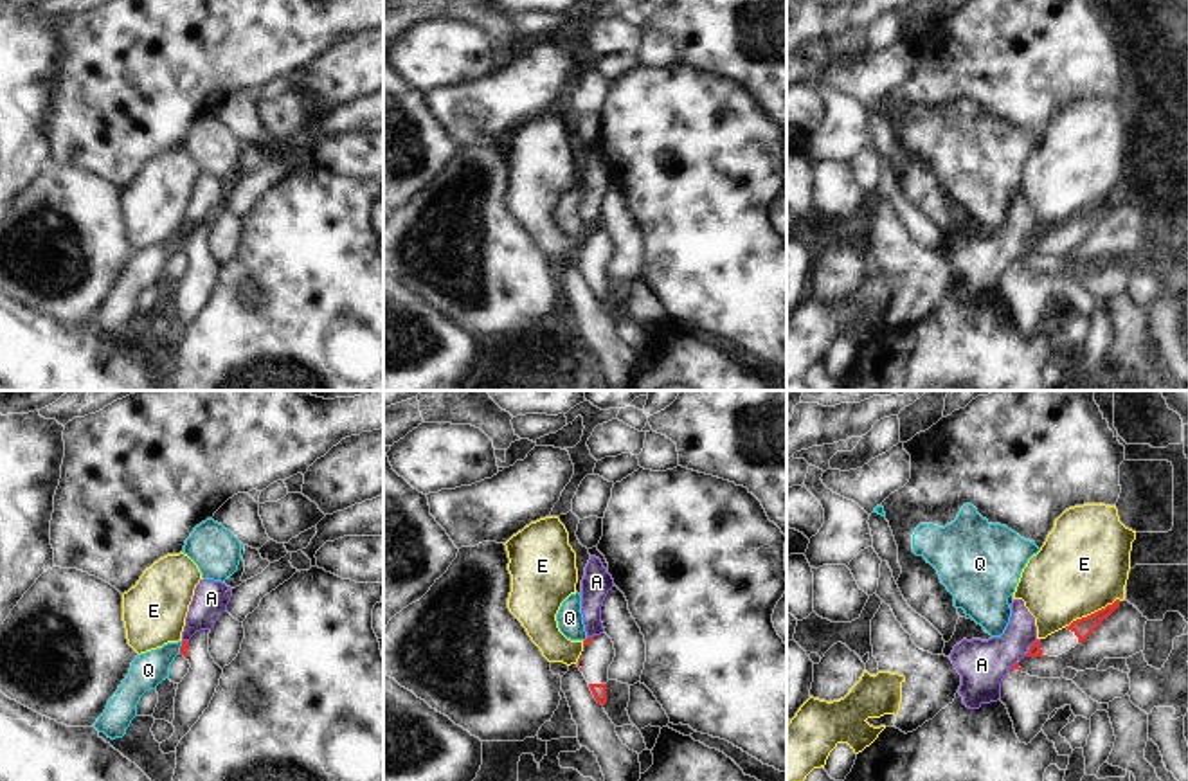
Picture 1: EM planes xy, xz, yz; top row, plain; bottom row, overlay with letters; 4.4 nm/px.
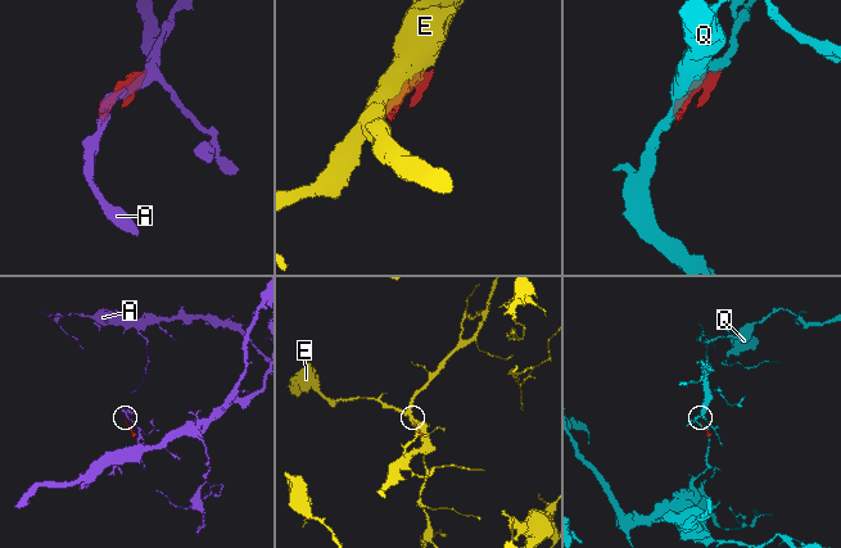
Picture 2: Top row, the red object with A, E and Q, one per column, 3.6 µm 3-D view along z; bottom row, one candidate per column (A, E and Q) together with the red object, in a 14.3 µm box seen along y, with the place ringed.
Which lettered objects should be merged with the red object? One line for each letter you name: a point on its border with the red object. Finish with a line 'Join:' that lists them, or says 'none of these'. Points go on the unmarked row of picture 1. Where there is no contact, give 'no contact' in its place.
Join: none of these

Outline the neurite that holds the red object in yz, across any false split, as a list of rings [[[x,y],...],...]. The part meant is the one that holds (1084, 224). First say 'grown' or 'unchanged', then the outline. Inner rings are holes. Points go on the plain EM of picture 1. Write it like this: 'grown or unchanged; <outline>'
grown; [[[1116,196],[1112,202],[1073,218],[1069,223],[1048,232],[1046,236],[1037,236],[1030,243],[1026,254],[1058,254],[1069,248],[1078,239],[1084,239],[1102,221],[1102,218],[1120,203],[1120,200],[1121,198]]]

